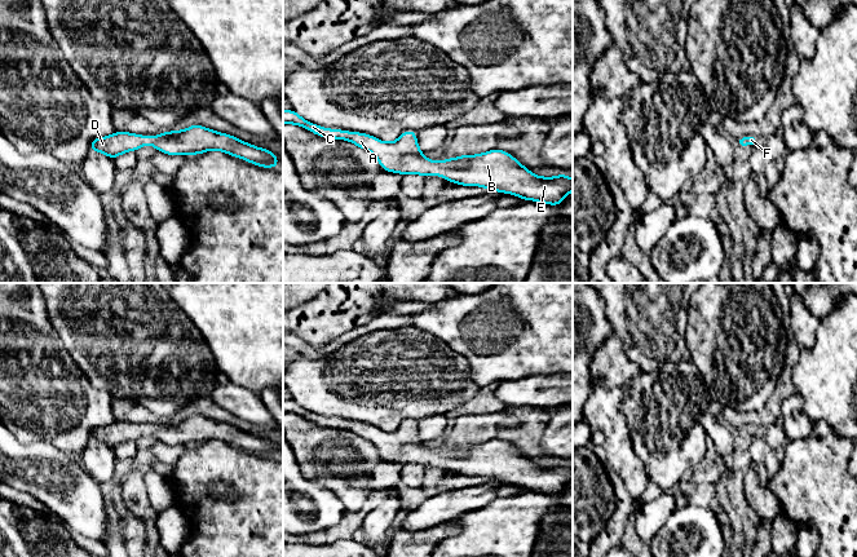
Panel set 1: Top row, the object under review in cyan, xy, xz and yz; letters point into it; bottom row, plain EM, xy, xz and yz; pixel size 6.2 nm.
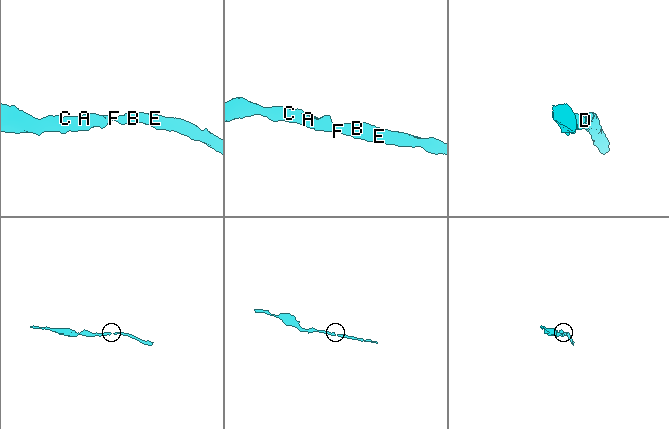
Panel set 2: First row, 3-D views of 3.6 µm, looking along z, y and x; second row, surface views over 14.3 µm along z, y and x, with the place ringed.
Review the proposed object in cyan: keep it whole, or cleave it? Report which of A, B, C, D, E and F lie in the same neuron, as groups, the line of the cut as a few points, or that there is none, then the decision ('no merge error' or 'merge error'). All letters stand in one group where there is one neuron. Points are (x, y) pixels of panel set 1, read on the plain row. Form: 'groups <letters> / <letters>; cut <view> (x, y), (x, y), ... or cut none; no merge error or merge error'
groups A B C D E F; cut none; no merge error

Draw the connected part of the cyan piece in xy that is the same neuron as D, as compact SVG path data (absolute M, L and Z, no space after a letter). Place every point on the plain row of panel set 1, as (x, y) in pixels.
M194 414L182 420L169 420L153 426L118 420L111 425L92 429L89 439L107 445L111 448L128 441L137 441L150 433L167 445L196 445L211 439L224 441L257 456L277 457L279 448L268 438L244 432L234 425Z

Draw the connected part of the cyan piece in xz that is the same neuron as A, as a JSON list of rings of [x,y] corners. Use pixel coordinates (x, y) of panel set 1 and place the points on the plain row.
[[[283,399],[283,414],[295,414],[308,419],[309,421],[333,429],[345,429],[374,443],[385,461],[394,461],[403,464],[421,464],[436,465],[439,464],[443,469],[463,476],[481,476],[489,481],[499,481],[520,486],[524,490],[534,490],[549,495],[558,495],[573,481],[573,468],[565,463],[555,467],[542,467],[531,463],[524,456],[512,443],[500,438],[490,439],[487,442],[476,445],[460,445],[458,447],[443,448],[441,452],[429,450],[423,445],[419,438],[416,420],[405,420],[394,432],[383,432],[375,425],[365,424],[361,421],[349,421],[343,419],[324,417],[313,414],[300,406],[296,401]]]

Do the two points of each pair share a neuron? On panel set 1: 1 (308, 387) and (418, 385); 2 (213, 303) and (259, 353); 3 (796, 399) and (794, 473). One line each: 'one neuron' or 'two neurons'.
1: one neuron
2: one neuron
3: two neurons

